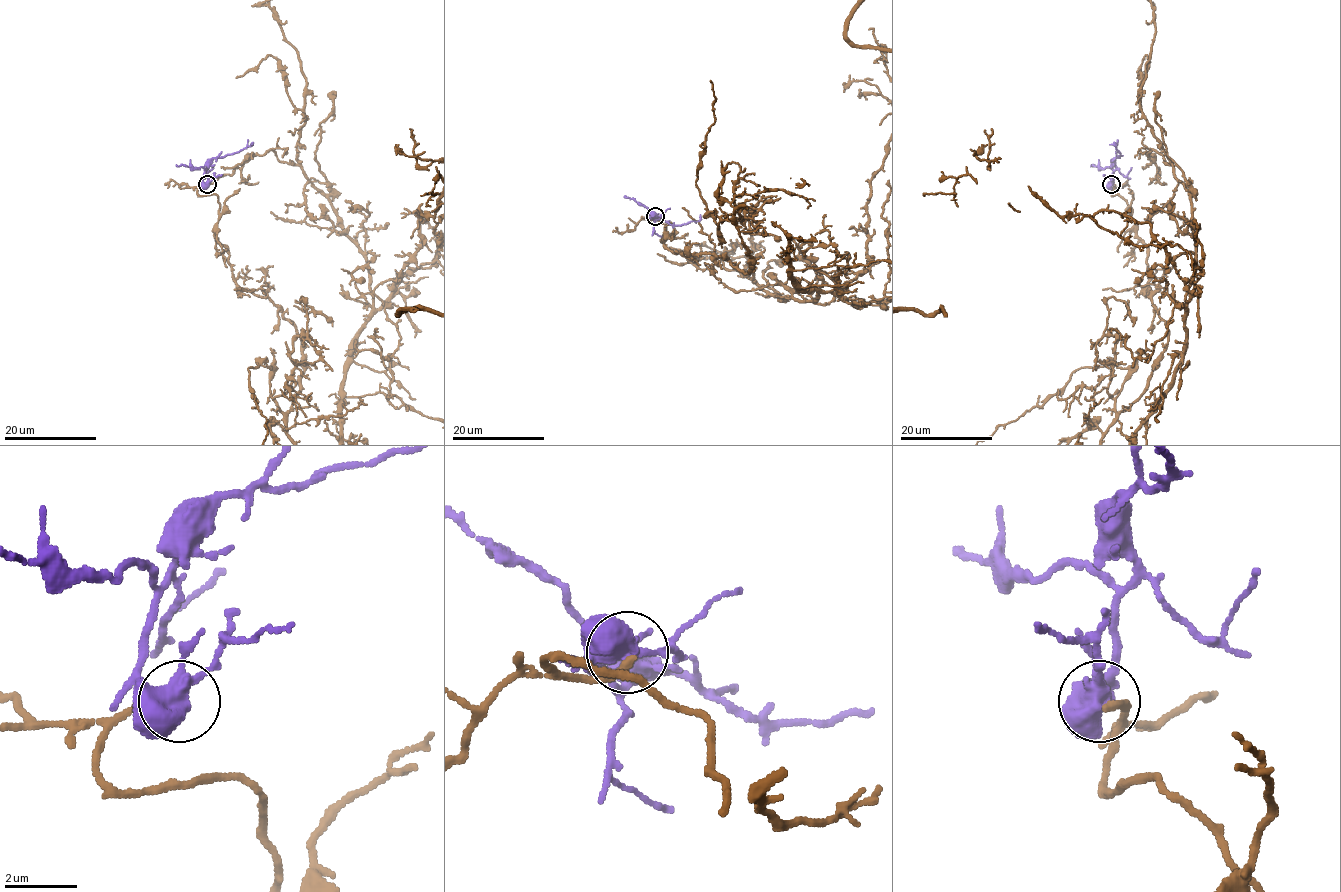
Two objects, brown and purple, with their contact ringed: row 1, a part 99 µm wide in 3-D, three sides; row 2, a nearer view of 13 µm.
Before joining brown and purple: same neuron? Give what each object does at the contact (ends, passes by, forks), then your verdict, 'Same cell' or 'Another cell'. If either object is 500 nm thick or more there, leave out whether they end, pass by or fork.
At the ring brown ends. At the ring purple forks. Same cell

